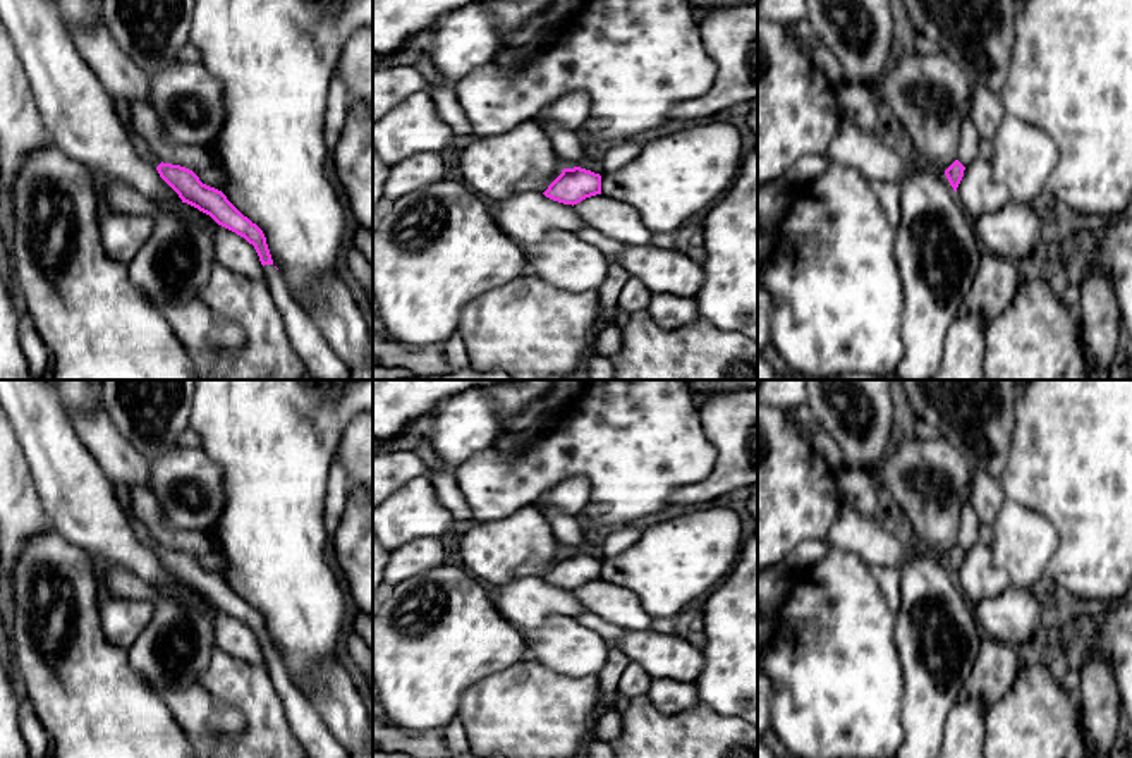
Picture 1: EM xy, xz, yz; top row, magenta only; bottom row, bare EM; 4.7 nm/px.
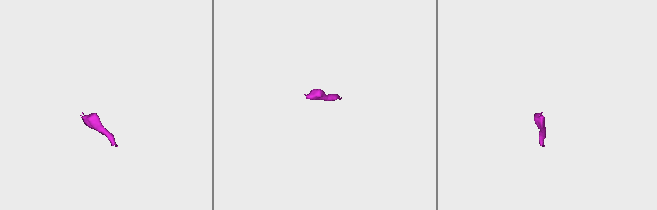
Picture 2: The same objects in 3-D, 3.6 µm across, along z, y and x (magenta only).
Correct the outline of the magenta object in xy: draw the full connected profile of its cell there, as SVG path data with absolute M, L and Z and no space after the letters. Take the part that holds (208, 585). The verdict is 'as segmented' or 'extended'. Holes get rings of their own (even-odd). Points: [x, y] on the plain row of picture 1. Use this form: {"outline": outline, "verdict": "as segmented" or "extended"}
{"outline": "M125 509L136 538L156 552L160 562L187 588L210 600L218 610L235 617L254 631L265 653L265 669L282 698L289 725L309 758L349 758L345 748L332 736L314 706L299 693L289 677L282 658L275 653L263 615L244 602L227 581L199 565L180 550L163 548L148 531L146 524Z", "verdict": "extended"}

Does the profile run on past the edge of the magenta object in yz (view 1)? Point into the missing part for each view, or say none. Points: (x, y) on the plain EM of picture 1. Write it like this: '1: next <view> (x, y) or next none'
1: next none

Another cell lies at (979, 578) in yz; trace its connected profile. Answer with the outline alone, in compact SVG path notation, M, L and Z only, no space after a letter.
M983 541L965 552L957 583L971 605L998 596L1012 586L1007 571L996 565L991 547Z

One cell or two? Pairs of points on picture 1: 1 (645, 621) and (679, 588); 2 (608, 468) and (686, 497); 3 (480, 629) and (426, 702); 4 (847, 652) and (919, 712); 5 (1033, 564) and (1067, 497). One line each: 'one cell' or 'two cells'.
1: two cells
2: two cells
3: one cell
4: two cells
5: two cells

